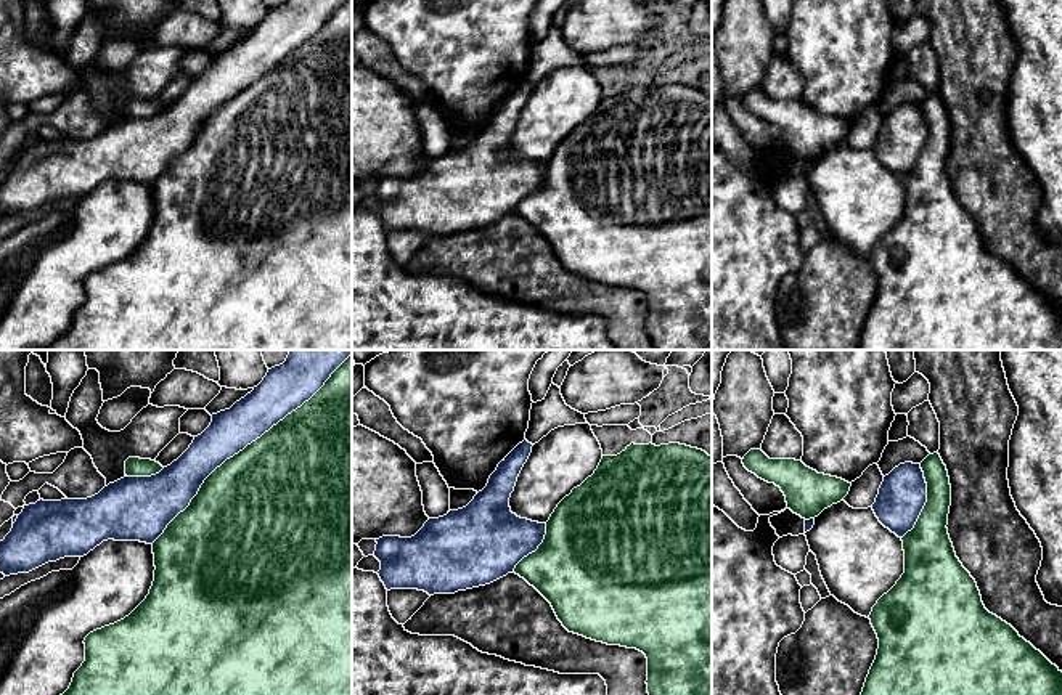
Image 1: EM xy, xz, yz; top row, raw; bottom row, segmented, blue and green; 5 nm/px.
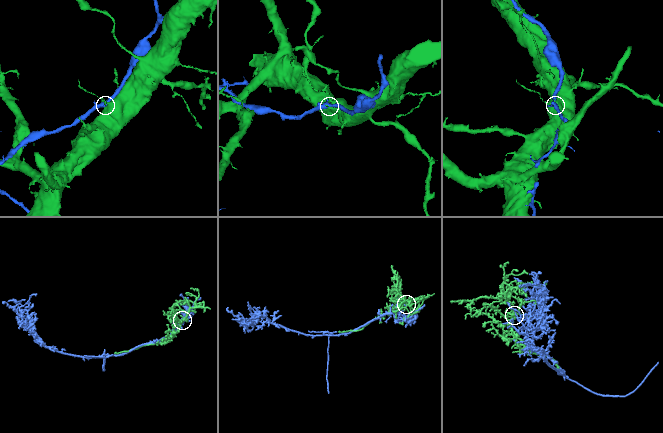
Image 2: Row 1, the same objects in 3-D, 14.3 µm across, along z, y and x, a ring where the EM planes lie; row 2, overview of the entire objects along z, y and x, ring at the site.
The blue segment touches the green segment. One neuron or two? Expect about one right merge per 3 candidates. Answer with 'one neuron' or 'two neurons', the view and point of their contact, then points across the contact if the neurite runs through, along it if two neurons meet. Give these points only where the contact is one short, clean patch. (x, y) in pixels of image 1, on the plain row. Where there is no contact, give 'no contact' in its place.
two neurons; contact xy (245, 87)

